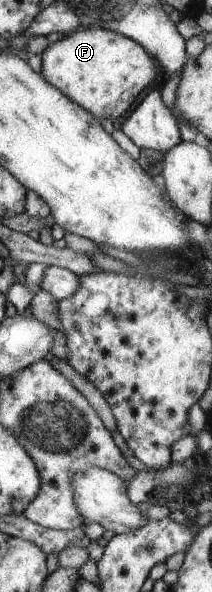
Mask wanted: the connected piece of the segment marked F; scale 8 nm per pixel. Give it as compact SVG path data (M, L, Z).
M80 27L51 43L40 59L44 79L99 122L128 113L134 100L156 77L156 63L138 42L104 28Z

